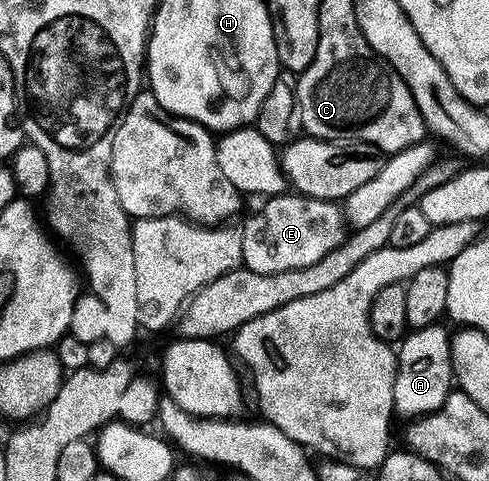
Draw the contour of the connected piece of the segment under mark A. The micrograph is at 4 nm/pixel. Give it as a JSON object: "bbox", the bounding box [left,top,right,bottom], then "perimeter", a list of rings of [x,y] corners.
{"bbox":[393,324,454,419],"perimeter":[[[434,324],[432,326],[425,326],[424,329],[420,330],[411,330],[402,340],[399,344],[399,347],[397,348],[396,354],[398,357],[398,365],[397,365],[397,375],[396,375],[396,383],[393,386],[393,403],[394,403],[394,409],[395,412],[401,416],[404,415],[406,419],[411,418],[418,418],[421,415],[428,415],[432,412],[434,412],[436,409],[440,407],[444,403],[444,401],[447,399],[447,397],[450,395],[451,390],[453,388],[454,382],[453,382],[453,367],[451,365],[451,347],[450,347],[450,336],[449,330],[444,329],[445,326],[443,324]]]}

